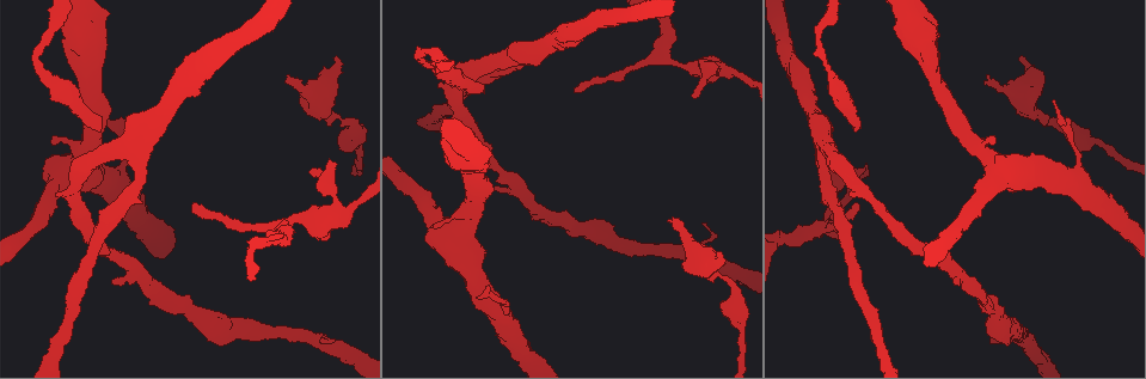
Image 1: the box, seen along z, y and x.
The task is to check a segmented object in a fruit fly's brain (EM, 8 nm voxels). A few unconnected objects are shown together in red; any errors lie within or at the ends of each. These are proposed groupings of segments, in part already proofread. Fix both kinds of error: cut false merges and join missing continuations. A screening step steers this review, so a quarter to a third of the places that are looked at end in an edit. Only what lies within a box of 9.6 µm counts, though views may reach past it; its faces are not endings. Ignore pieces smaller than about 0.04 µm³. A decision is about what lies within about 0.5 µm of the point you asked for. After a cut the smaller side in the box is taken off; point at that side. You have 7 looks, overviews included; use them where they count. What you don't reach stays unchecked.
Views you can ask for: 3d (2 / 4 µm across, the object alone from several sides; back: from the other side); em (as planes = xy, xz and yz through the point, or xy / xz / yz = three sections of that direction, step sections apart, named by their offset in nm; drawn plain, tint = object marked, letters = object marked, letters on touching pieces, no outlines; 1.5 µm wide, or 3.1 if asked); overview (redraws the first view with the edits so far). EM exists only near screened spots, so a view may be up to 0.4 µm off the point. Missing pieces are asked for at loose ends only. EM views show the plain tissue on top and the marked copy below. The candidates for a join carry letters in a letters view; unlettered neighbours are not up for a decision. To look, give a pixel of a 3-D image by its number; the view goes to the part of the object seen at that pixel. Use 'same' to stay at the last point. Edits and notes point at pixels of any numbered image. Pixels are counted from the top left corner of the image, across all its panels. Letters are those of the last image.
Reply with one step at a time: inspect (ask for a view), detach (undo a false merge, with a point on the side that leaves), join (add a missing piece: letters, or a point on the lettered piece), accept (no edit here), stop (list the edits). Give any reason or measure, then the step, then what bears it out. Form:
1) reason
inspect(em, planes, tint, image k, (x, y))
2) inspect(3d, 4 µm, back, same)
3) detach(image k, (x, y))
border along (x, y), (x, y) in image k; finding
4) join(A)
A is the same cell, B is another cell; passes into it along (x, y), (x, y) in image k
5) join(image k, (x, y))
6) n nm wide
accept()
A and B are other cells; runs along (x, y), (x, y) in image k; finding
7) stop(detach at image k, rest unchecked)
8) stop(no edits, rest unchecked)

tapers out
inspect(3d, 4 µm, image 1, (702, 224))

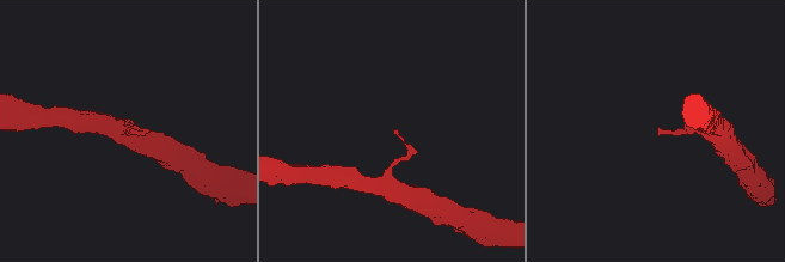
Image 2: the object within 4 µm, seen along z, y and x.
now the EM
inspect(em, planes, tint, image 2, (129, 133))

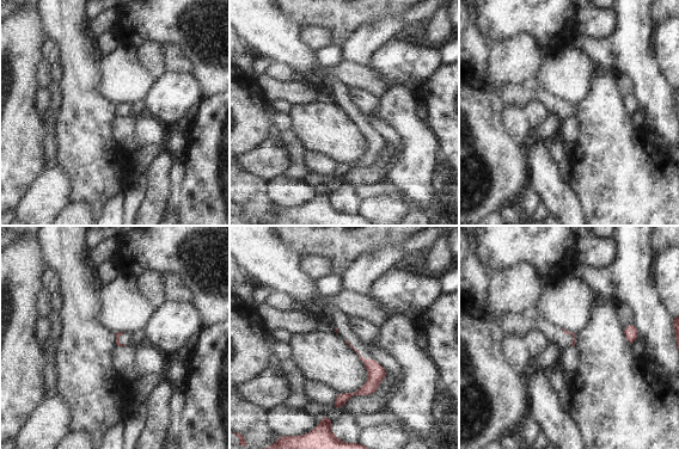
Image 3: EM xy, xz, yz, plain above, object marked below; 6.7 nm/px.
what lies round it
inspect(em, planes, letters, same)

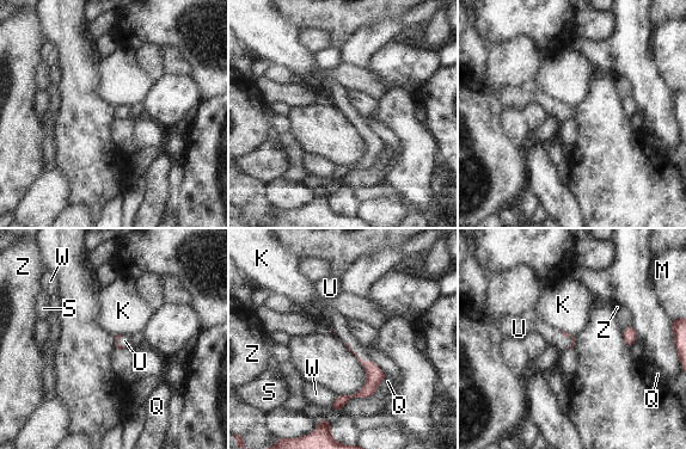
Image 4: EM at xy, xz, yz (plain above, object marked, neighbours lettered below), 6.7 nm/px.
join(U)
U is the same cell, K, M, Q, S, W and Z are other cells; passes into it along (375, 375), (356, 355), (343, 331) in image 4; it goes on there

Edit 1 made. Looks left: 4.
inspect(em, planes, letters, image 1, (327, 160))

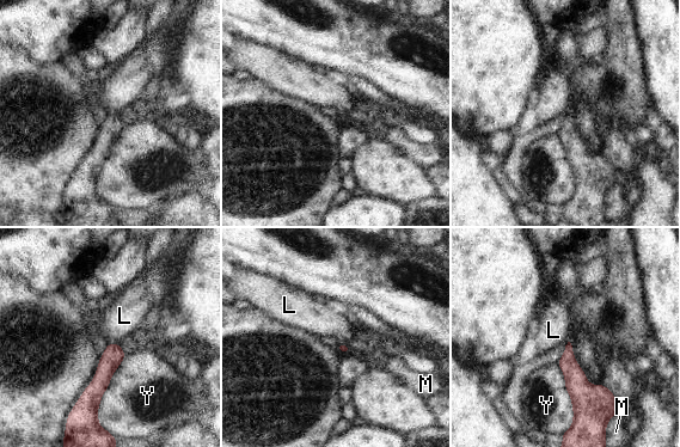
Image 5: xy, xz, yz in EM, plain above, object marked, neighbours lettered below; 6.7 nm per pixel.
accept()
L, M and Y are other cells; runs along (116, 347), (100, 383), (81, 409) in image 5; none of them fits

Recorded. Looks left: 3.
free end
inspect(3d, 4 µm, image 1, (290, 77))

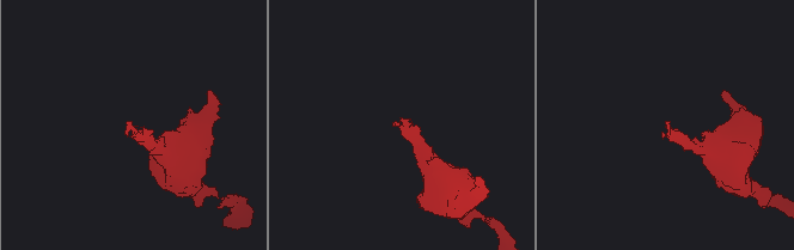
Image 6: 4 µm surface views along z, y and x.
inspect(em, planes, letters, image 6, (130, 121))

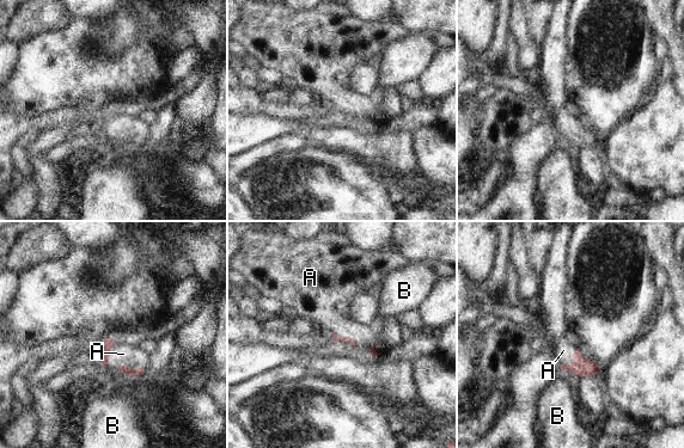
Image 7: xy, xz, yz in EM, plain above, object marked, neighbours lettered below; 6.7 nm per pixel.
join(A)
A is the same cell, B is another cell; passes into it along (126, 369), (129, 368), (123, 354) in image 7; it goes on there

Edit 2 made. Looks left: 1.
stop(join at image 4, join at image 7, rest unchecked)

